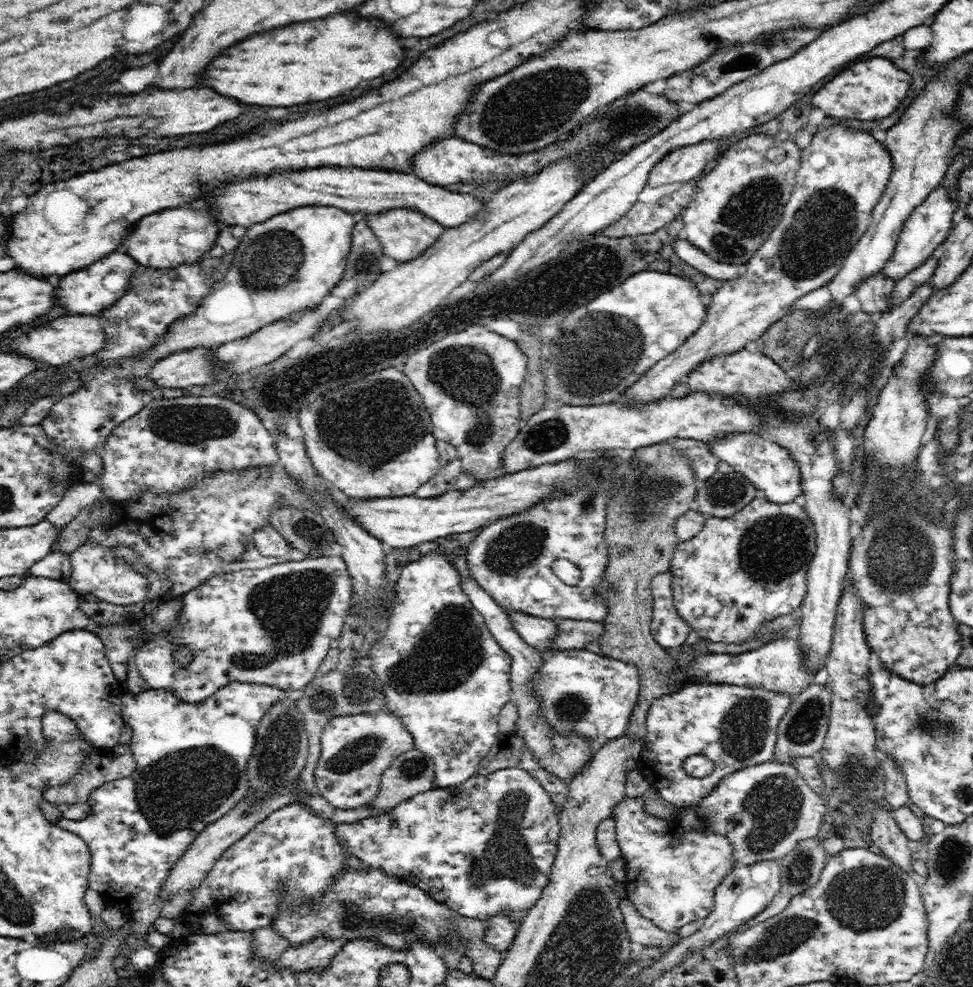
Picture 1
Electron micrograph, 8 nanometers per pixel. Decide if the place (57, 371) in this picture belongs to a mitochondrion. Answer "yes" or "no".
no

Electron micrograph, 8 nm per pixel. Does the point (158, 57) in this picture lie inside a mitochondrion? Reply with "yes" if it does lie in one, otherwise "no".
no

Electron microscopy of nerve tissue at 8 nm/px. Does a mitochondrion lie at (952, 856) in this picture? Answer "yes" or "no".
yes

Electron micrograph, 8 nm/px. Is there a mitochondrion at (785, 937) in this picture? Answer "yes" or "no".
yes

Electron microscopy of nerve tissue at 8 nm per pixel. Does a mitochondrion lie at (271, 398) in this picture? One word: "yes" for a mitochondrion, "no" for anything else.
no

